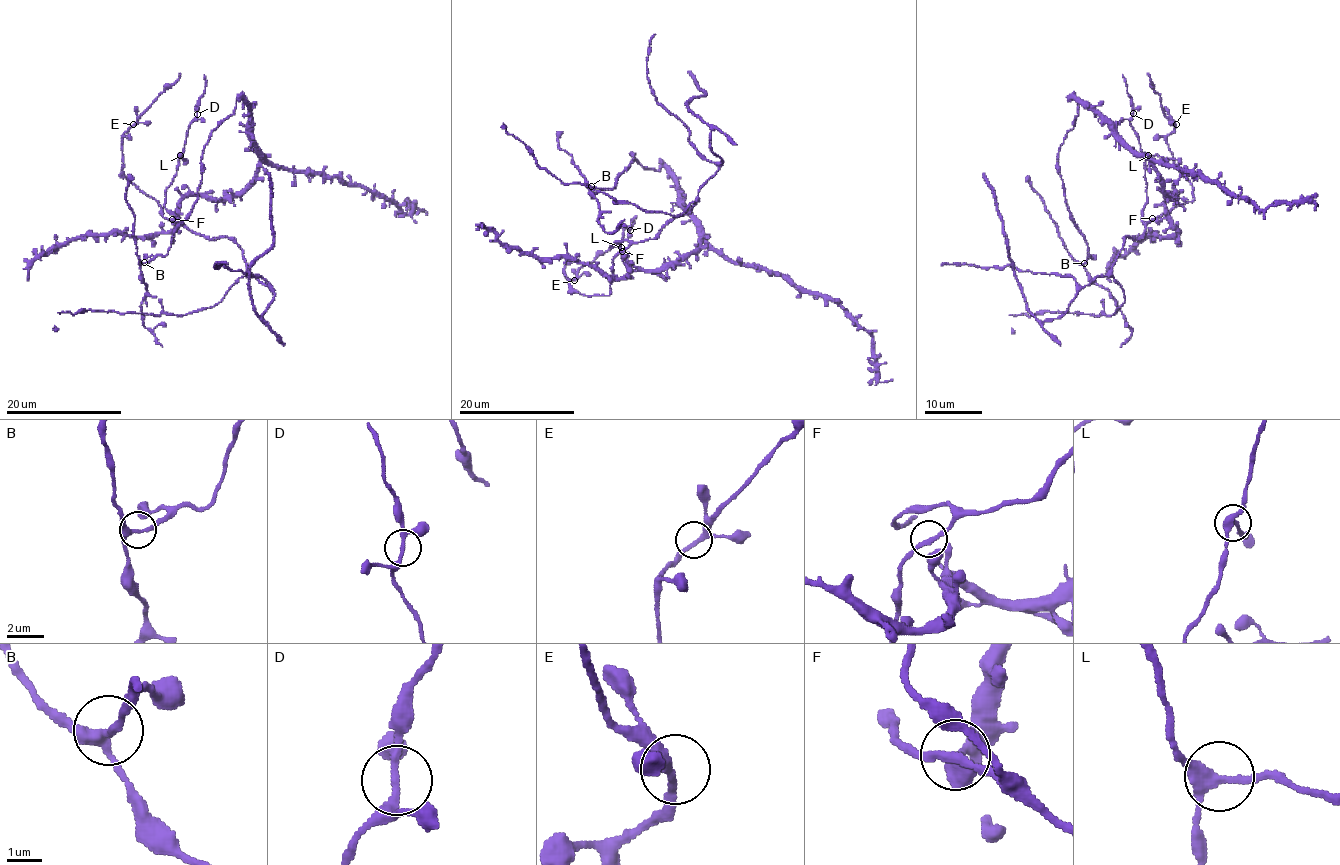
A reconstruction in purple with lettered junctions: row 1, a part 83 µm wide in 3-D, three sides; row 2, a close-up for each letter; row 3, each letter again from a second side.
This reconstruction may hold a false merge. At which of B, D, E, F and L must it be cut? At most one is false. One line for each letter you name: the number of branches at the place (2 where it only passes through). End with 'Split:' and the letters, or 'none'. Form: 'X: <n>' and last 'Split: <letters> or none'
Split: none

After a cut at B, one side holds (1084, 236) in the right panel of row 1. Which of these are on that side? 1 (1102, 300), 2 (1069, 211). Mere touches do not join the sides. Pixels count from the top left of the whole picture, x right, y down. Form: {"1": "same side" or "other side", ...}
{"1": "same side", "2": "same side"}

